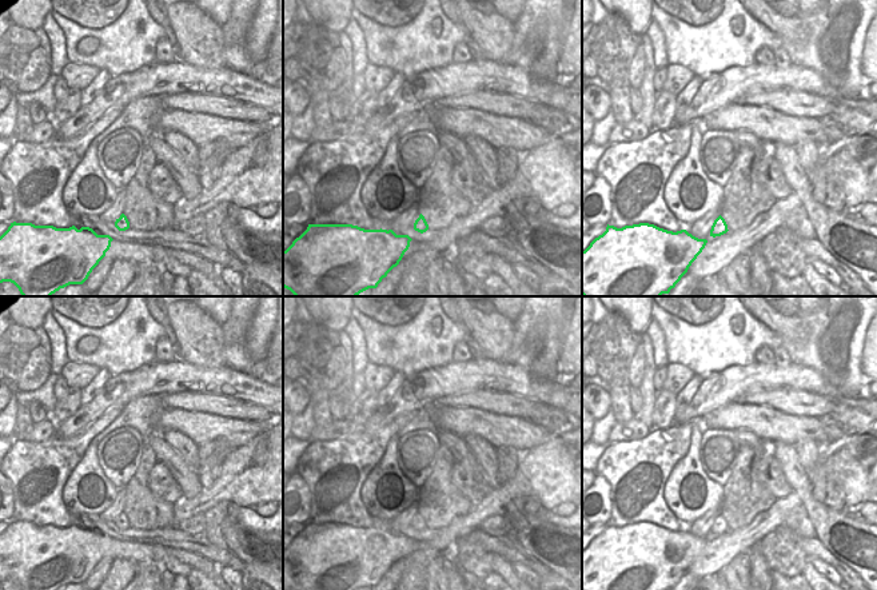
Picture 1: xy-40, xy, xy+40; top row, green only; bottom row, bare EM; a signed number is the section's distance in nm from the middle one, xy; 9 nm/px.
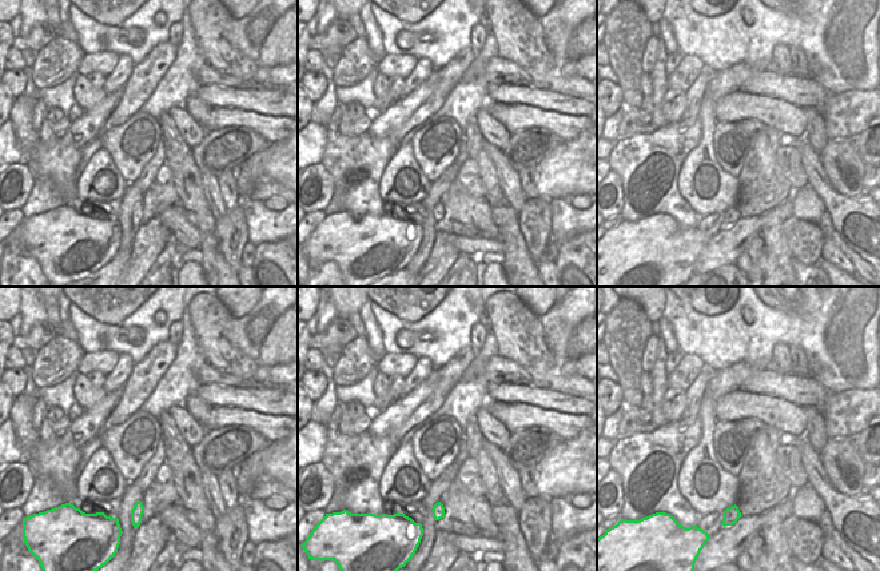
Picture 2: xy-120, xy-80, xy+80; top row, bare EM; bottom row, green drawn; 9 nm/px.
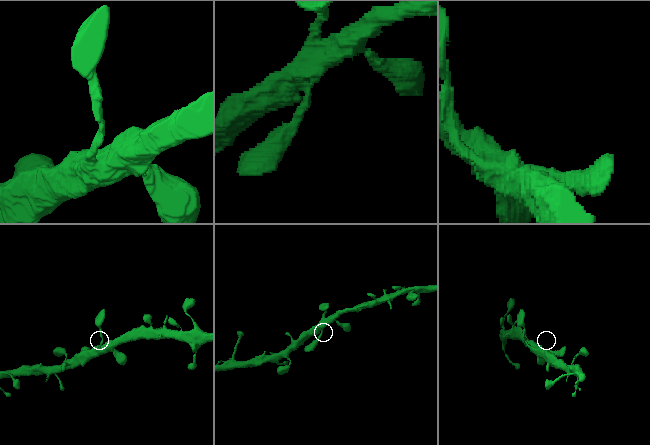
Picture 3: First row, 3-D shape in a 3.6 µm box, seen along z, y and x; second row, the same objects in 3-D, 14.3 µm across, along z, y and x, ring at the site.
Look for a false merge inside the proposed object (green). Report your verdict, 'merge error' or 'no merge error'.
no merge error

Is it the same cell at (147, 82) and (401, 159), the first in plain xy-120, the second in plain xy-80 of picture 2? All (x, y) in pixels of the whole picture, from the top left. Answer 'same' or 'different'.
different

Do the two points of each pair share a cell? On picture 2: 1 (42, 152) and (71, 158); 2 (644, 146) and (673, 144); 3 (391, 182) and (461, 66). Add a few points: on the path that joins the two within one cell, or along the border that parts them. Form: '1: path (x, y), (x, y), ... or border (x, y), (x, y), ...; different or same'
1: path (48, 158), (64, 158); same
2: path (650, 144), (667, 144); same
3: border (419, 123), (402, 139), (383, 170); different

